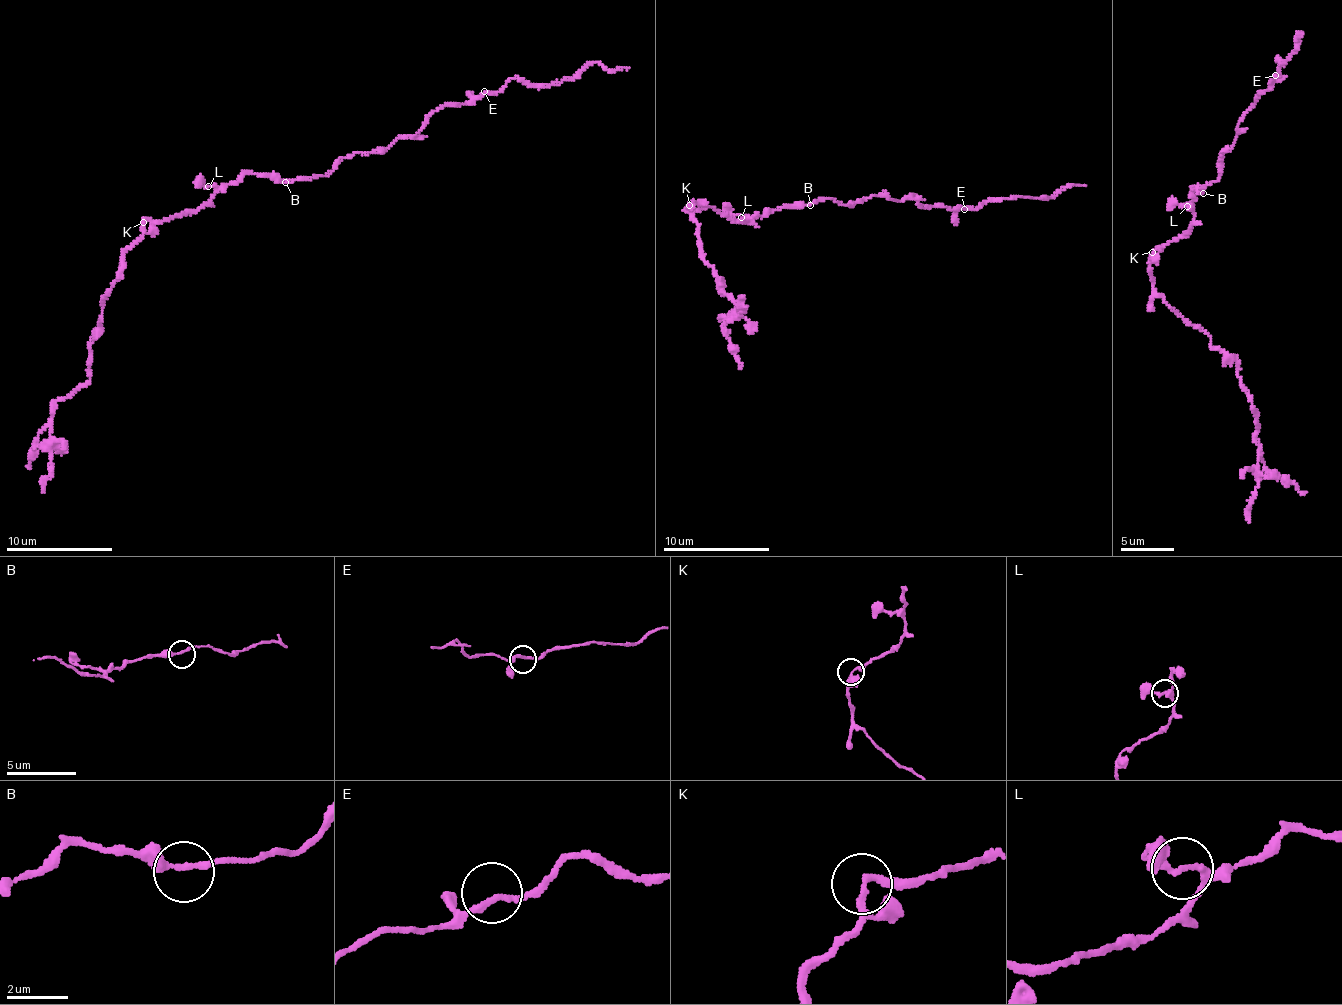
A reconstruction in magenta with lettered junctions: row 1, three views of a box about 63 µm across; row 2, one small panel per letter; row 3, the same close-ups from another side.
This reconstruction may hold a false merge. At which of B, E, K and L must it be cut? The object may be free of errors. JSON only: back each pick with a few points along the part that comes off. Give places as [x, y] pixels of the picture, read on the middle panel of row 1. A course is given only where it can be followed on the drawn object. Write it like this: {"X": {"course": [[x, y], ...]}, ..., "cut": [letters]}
{"cut": []}

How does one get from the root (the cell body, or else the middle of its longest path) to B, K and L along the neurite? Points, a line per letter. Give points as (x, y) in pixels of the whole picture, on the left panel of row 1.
B: (244, 173), (277, 177), (285, 182)
K: (244, 173), (196, 210), (186, 210), (166, 221), (142, 222)
L: (244, 173), (229, 184), (208, 186)

